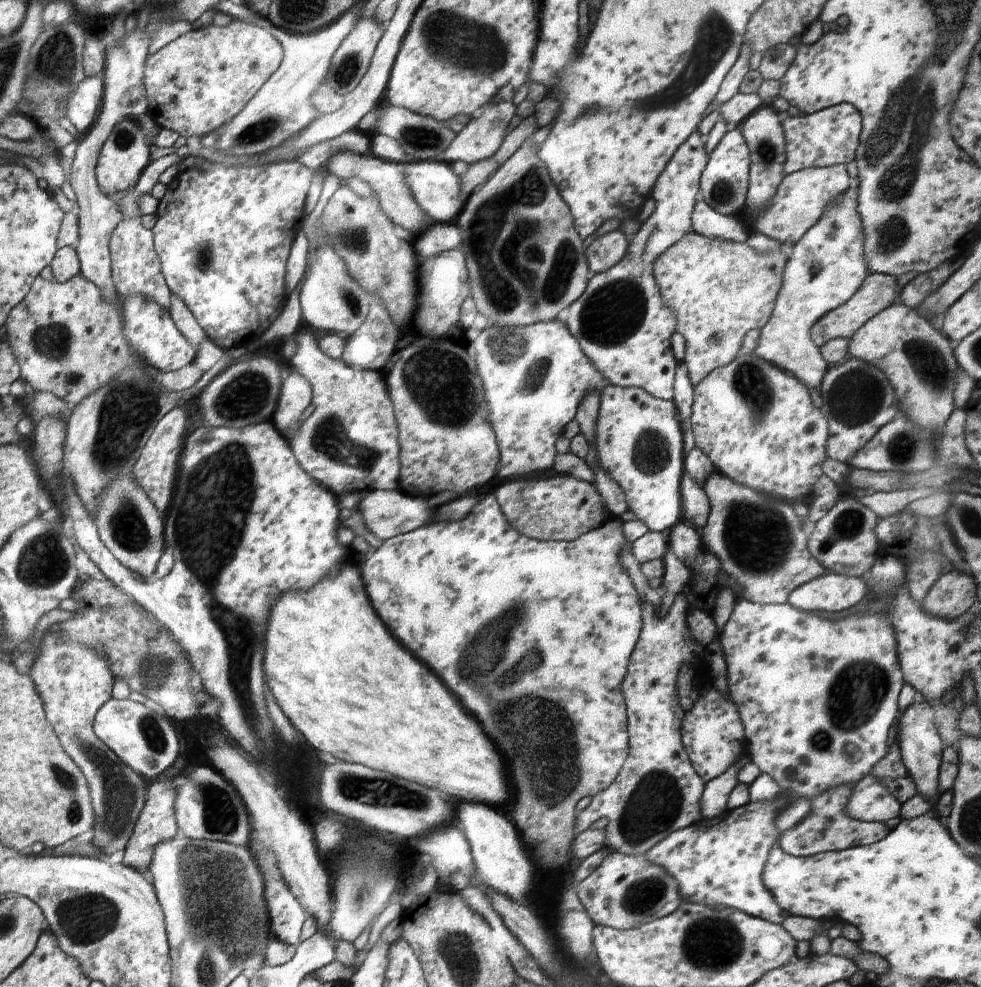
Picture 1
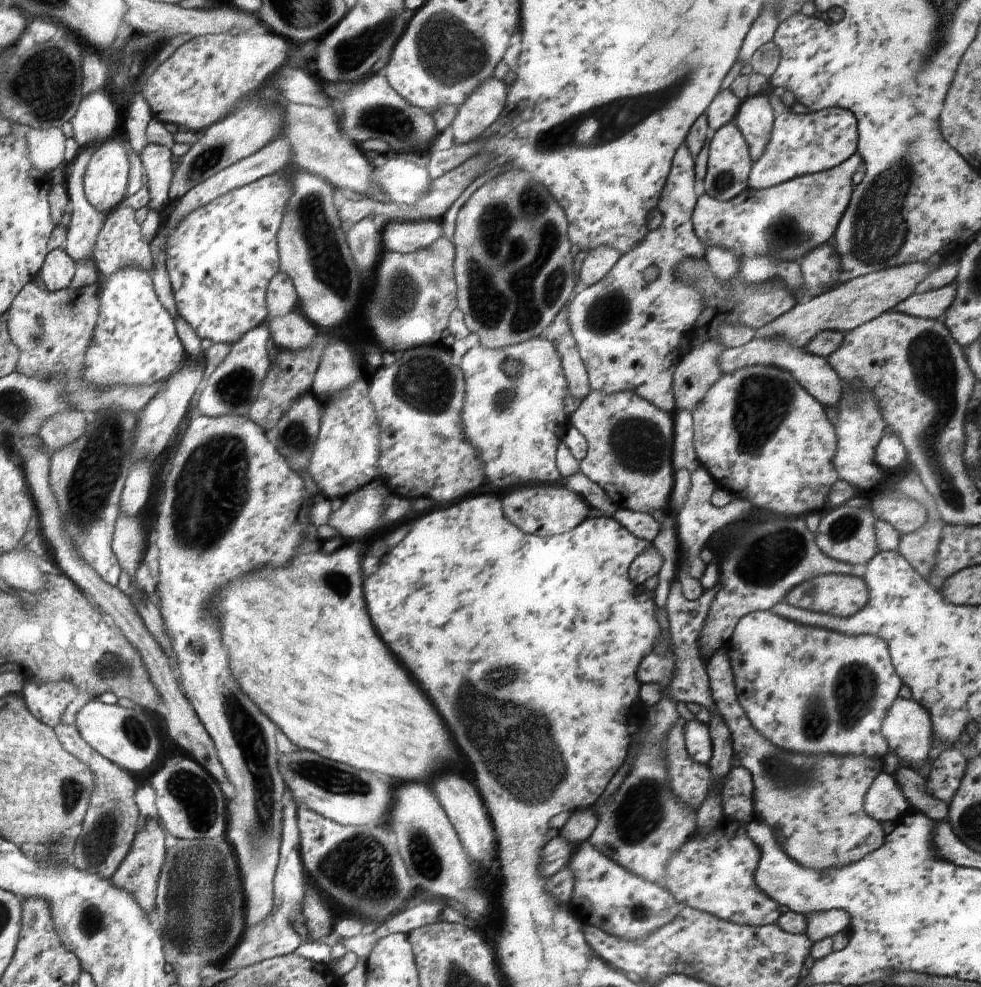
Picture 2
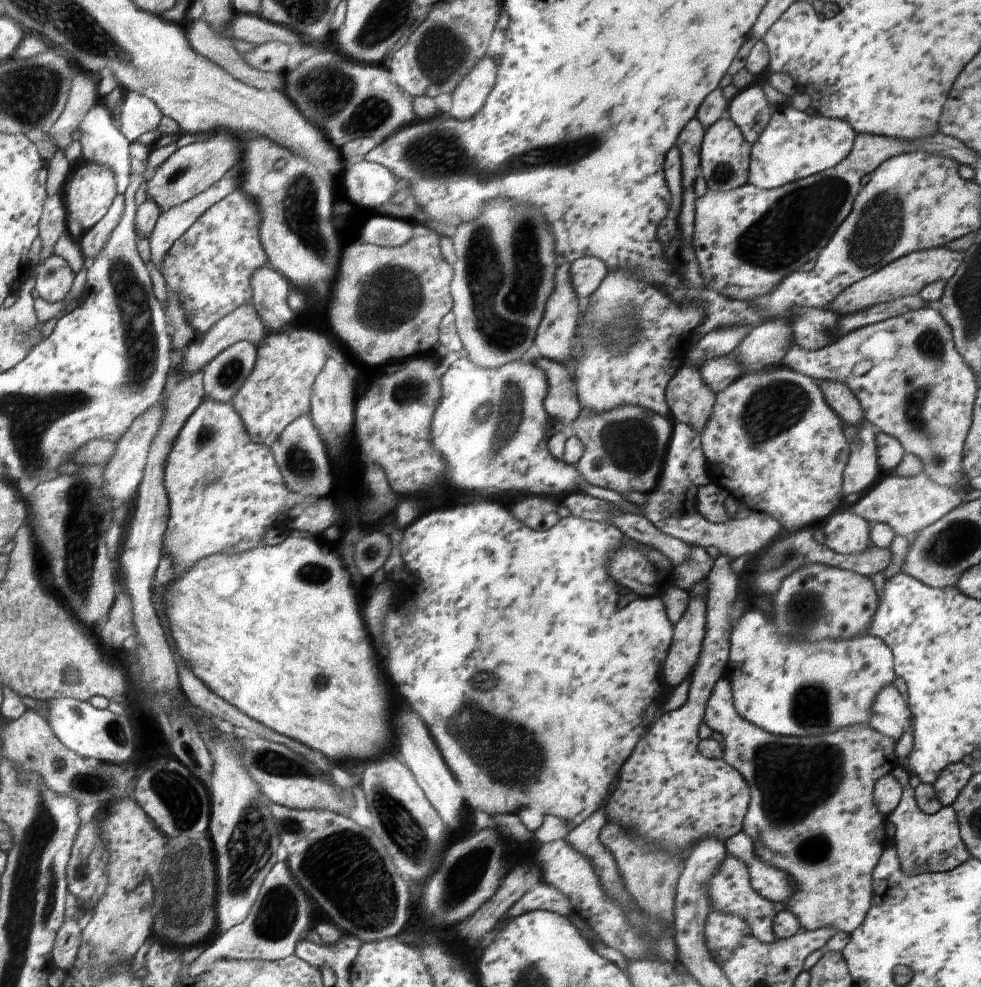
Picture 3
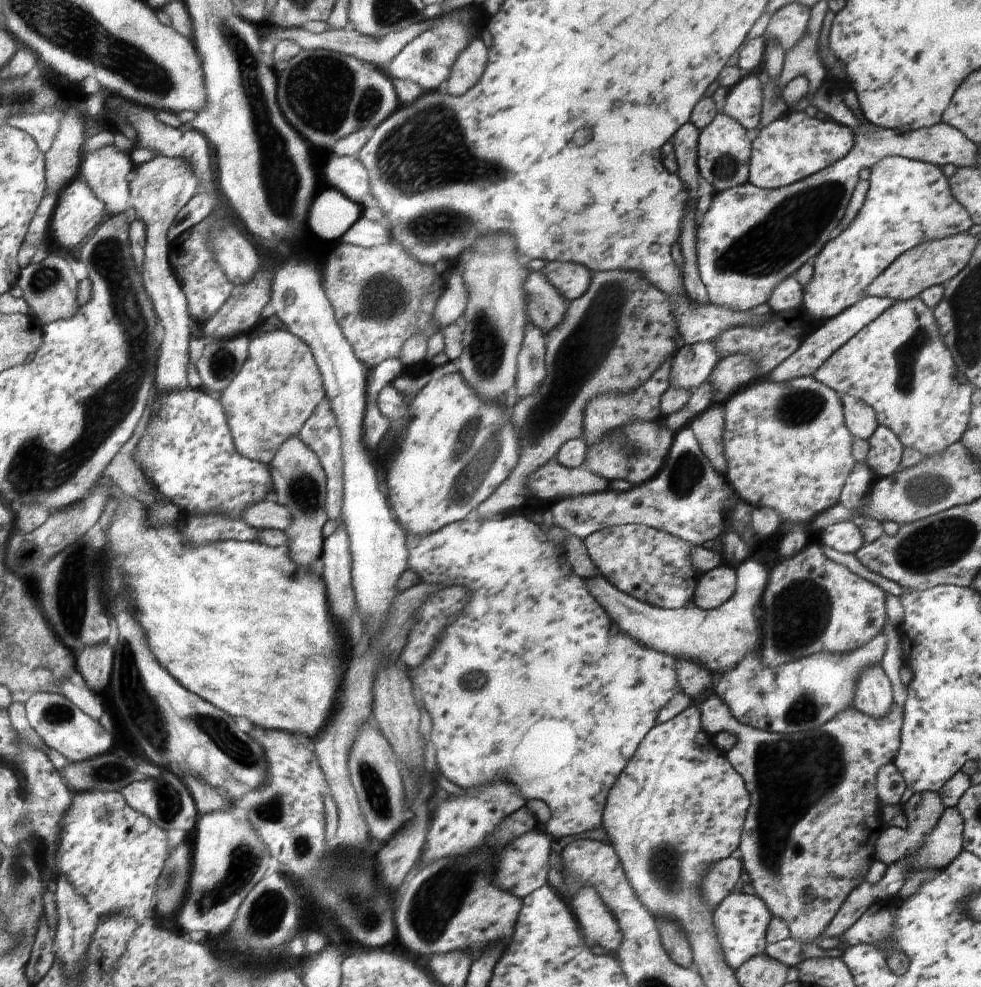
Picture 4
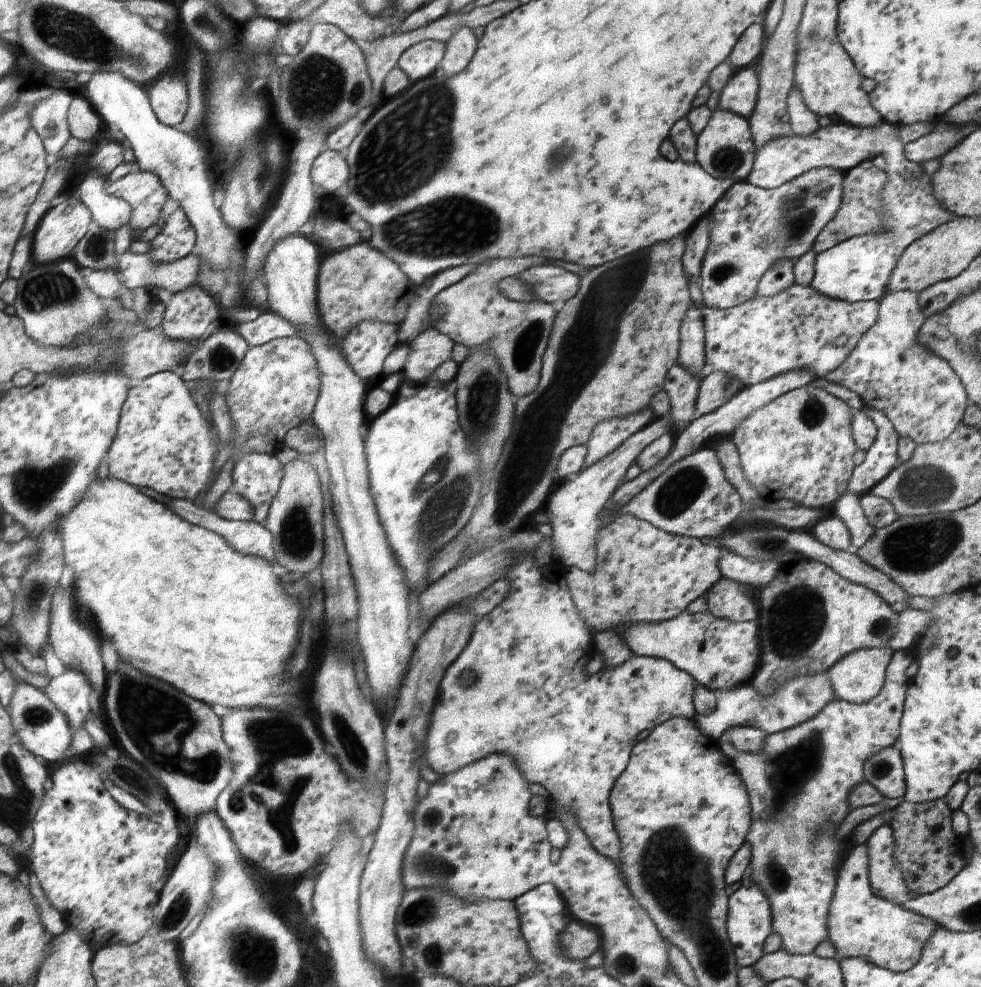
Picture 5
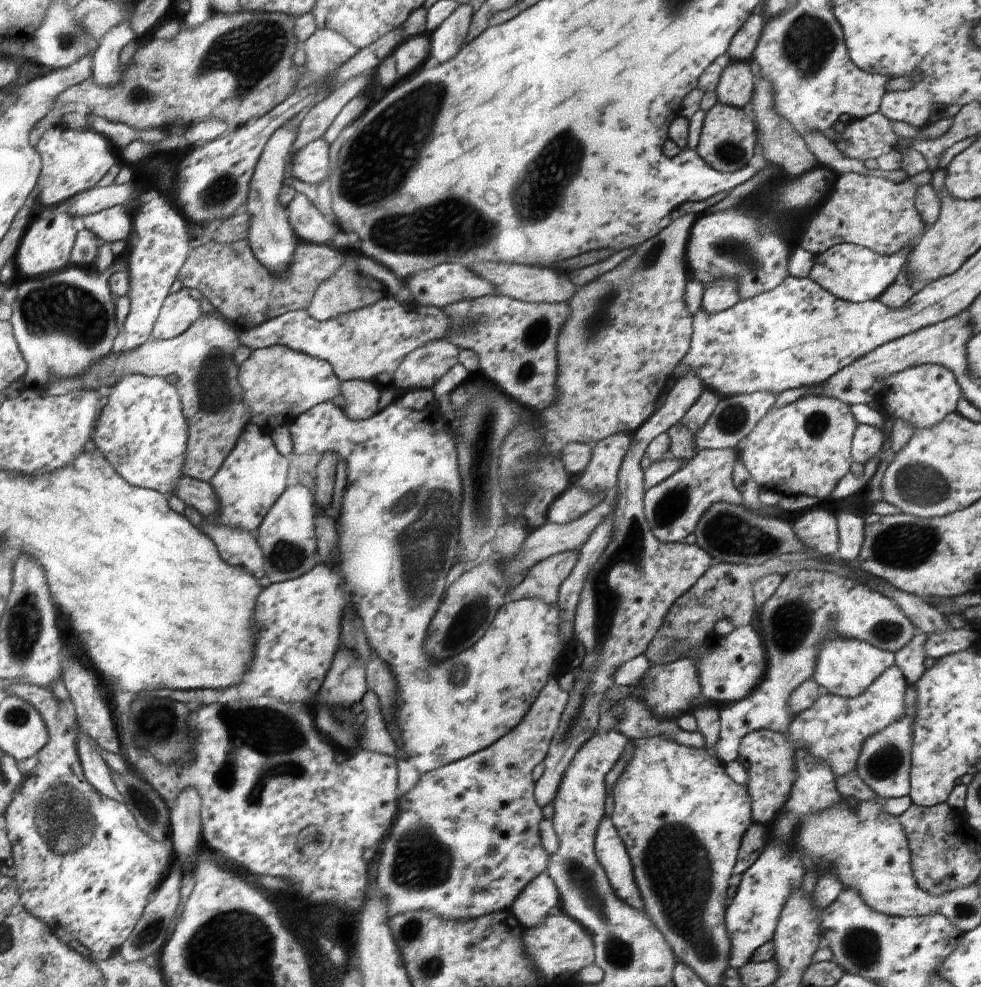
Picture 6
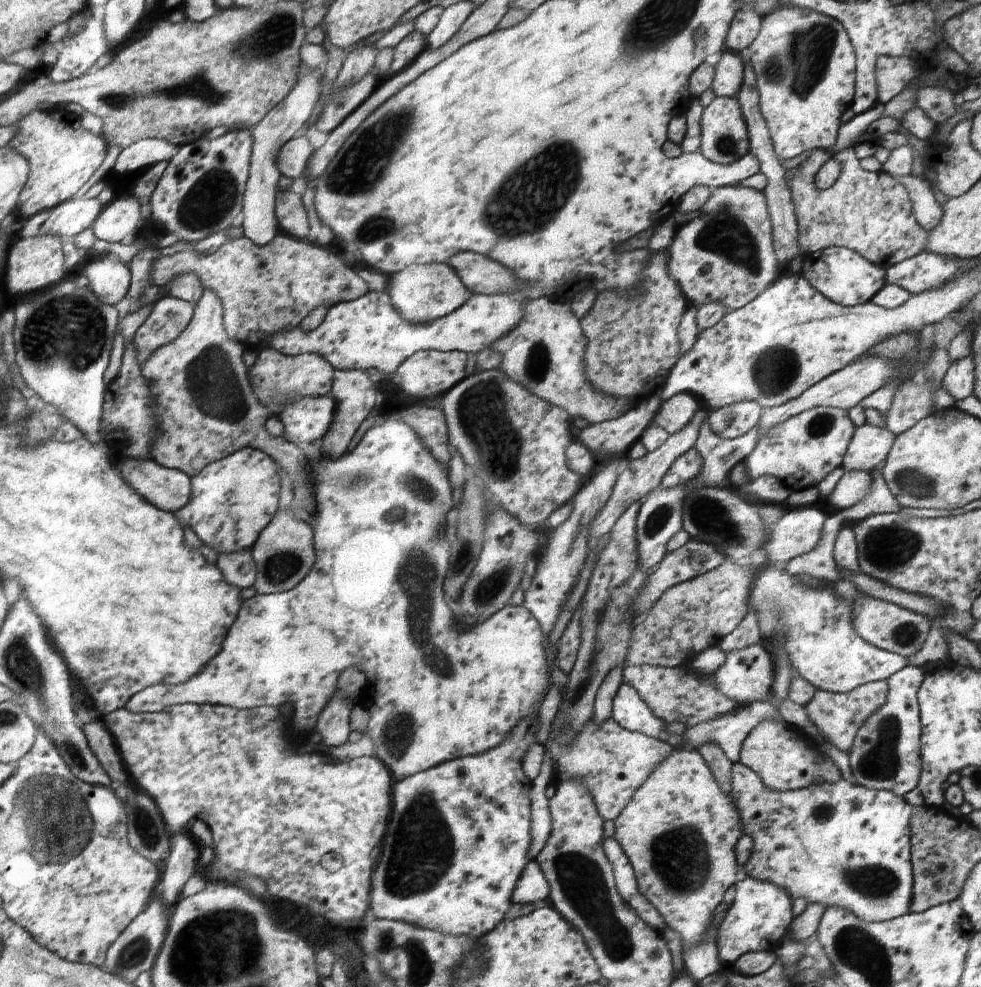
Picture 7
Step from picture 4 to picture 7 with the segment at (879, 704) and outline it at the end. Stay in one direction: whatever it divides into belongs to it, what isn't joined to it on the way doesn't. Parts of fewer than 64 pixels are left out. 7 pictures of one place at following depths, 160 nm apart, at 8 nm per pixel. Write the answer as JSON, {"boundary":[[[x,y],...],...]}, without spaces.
{"boundary":[[[773,563],[764,565],[757,572],[755,580],[752,581],[749,606],[755,610],[762,639],[773,638],[778,641],[778,637],[781,637],[781,648],[788,653],[794,675],[810,681],[816,689],[847,693],[864,683],[885,681],[907,665],[907,660],[903,656],[866,642],[852,626],[852,602],[828,587],[810,585],[799,576],[791,575],[784,566]]]}

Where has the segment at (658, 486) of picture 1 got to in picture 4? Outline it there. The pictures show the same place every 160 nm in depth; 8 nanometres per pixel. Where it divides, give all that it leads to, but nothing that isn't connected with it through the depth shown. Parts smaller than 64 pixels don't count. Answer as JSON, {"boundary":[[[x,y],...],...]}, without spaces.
{"boundary":[[[661,418],[646,422],[634,422],[615,428],[594,445],[588,445],[588,459],[585,459],[587,470],[608,479],[628,480],[632,485],[639,485],[653,479],[662,468],[664,460],[672,450],[676,436],[665,427]]]}

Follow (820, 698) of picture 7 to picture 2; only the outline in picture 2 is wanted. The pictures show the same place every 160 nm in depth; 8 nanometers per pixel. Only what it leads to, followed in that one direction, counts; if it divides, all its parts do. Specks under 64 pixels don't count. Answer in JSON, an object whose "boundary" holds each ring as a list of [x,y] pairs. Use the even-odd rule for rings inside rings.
{"boundary":[[[726,648],[705,660],[705,670],[709,678],[710,693],[716,706],[713,714],[719,715],[728,726],[733,752],[740,758],[738,760],[740,766],[744,766],[751,773],[754,782],[755,819],[764,821],[773,830],[777,843],[794,861],[805,865],[806,868],[828,871],[842,864],[858,862],[868,852],[884,845],[885,834],[882,824],[864,812],[864,796],[873,784],[874,778],[882,773],[884,760],[881,756],[874,756],[872,760],[870,756],[806,756],[806,754],[794,754],[777,748],[761,736],[749,721],[736,690],[736,678],[733,677],[732,664]],[[830,910],[826,912],[812,912],[805,916],[806,936],[814,943],[820,942],[829,936],[847,931],[850,927],[849,916],[843,910]]]}

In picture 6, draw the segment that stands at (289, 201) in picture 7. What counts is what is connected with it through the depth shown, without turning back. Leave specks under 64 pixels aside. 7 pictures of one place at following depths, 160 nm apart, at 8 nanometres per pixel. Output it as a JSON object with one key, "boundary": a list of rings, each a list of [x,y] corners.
{"boundary":[[[305,193],[297,194],[285,208],[289,223],[304,242],[331,245],[333,238],[341,231],[337,220],[320,214]]]}

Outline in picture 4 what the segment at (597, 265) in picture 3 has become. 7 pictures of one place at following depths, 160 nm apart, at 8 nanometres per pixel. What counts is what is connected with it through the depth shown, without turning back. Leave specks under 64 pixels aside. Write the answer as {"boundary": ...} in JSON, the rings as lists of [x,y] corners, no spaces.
{"boundary":[[[560,261],[547,262],[540,271],[567,301],[581,297],[586,292],[592,274],[581,264]]]}

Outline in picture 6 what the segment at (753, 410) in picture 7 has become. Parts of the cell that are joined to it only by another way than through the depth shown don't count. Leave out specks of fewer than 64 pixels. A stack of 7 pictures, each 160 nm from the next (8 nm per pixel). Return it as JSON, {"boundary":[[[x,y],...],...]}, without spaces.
{"boundary":[[[756,391],[749,395],[734,395],[722,398],[713,415],[710,416],[708,423],[695,432],[697,452],[702,449],[729,449],[738,445],[747,438],[752,429],[772,408],[777,396],[766,391]]]}

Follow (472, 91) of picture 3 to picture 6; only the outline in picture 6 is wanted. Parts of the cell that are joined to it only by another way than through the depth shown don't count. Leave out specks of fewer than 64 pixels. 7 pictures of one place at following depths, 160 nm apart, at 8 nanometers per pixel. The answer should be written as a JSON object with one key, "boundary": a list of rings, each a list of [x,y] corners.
{"boundary":[[[470,2],[458,5],[458,8],[430,34],[432,55],[440,64],[456,57],[458,51],[464,46],[474,13],[475,8],[470,6]]]}

